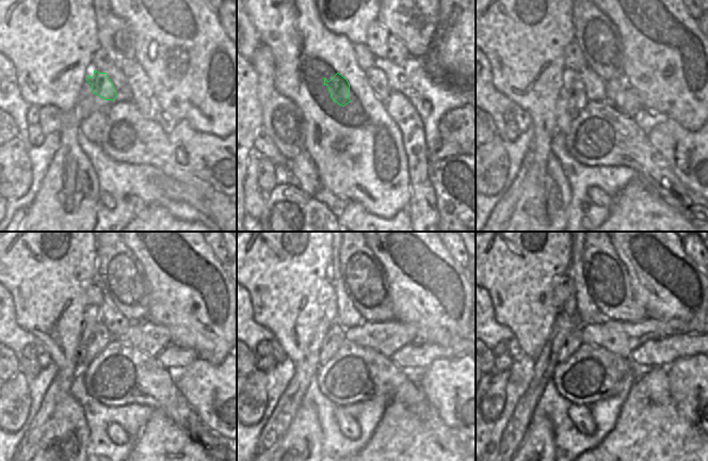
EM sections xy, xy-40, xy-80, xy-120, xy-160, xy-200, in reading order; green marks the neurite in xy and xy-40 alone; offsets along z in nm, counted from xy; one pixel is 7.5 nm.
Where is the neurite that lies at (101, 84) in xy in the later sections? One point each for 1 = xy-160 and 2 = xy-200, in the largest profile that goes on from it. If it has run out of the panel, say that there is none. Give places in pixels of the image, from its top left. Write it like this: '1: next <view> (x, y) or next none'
1: next xy-160 (336, 335)
2: next xy-200 (574, 340)

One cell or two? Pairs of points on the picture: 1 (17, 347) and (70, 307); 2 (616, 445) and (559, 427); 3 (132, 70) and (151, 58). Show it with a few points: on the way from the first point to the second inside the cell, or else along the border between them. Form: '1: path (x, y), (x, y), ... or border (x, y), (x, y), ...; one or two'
1: border (15, 318), (22, 328), (37, 339); two
2: border (616, 419), (612, 430), (597, 445), (589, 449); two
3: border (137, 61), (148, 78), (151, 88); two

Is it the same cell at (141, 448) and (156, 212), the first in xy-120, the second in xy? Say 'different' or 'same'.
same

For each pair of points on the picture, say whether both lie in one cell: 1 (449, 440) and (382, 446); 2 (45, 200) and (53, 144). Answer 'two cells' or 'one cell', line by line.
1: one cell
2: two cells

